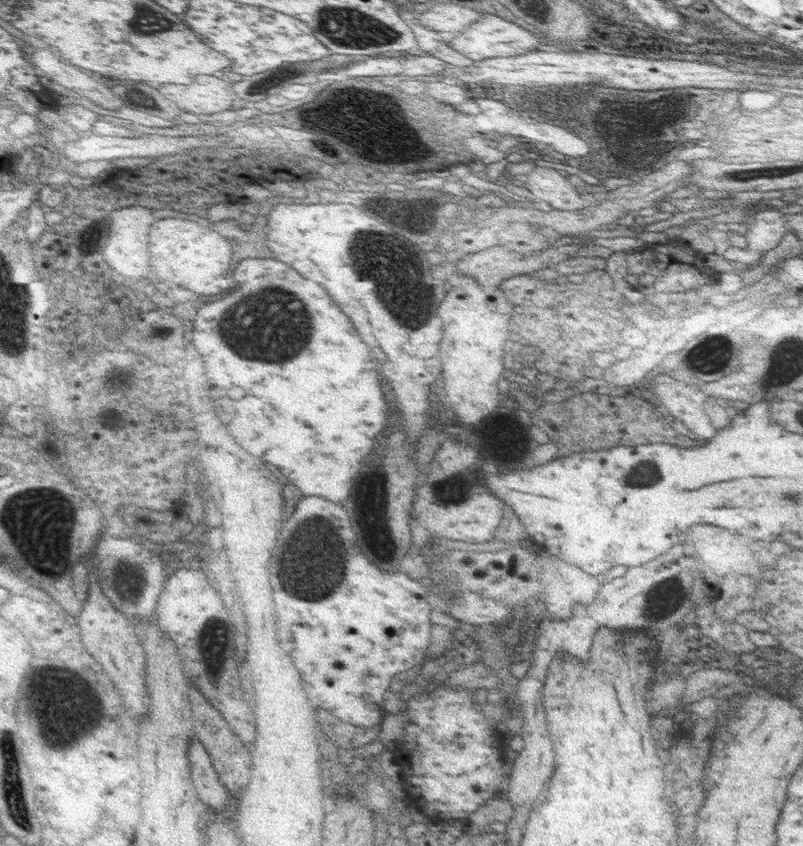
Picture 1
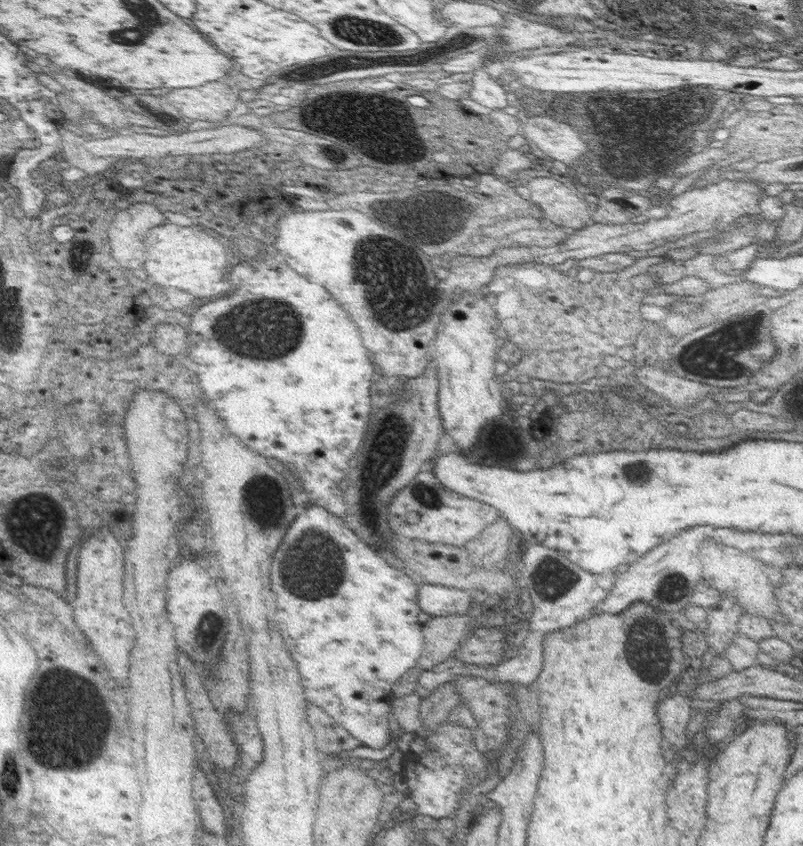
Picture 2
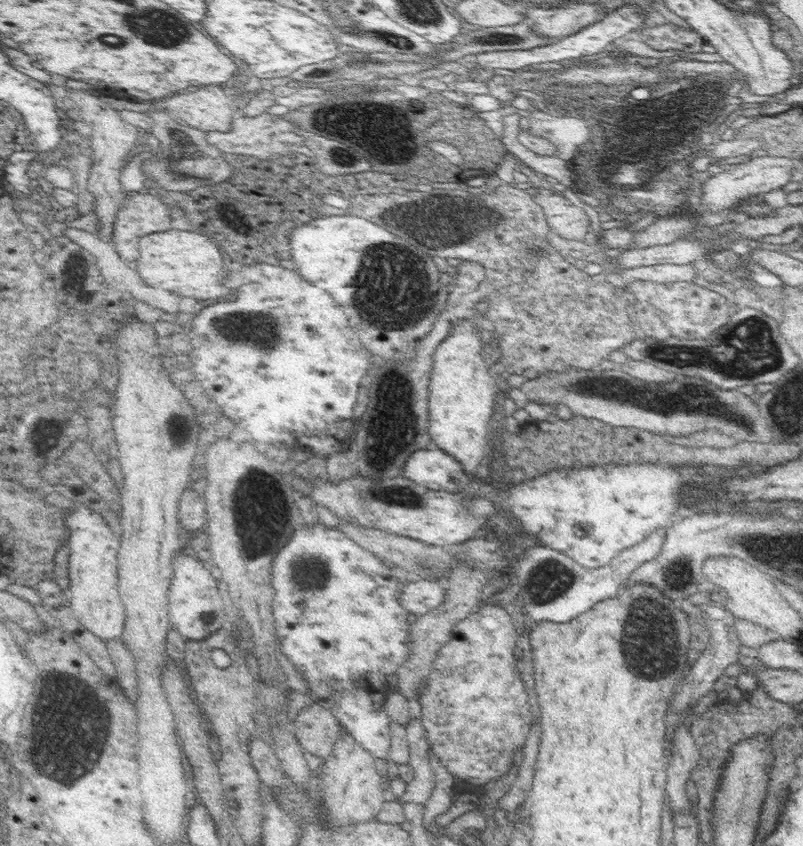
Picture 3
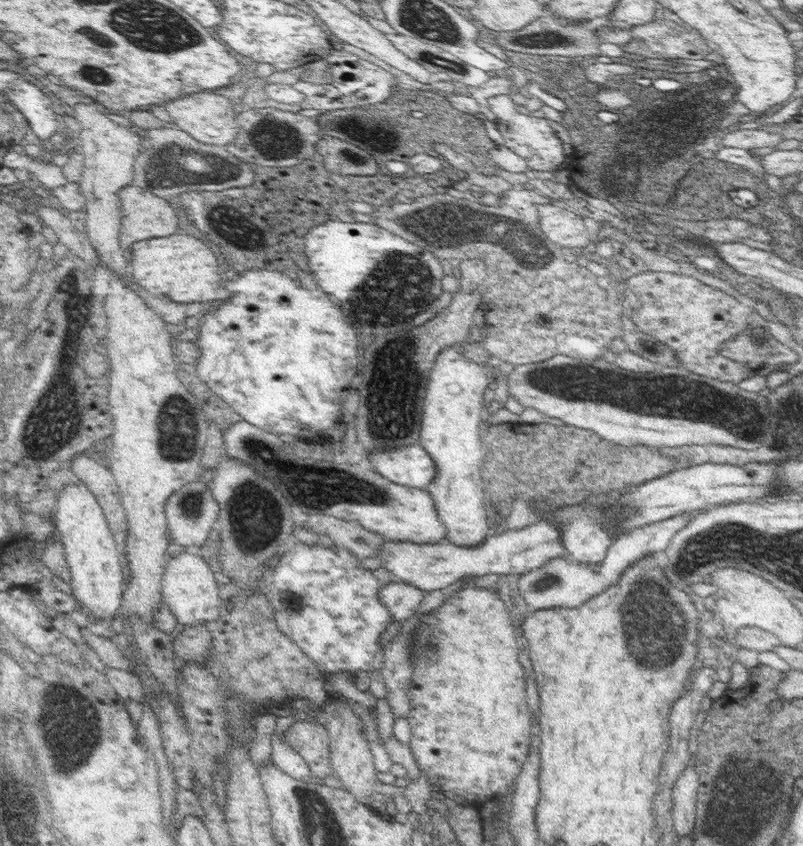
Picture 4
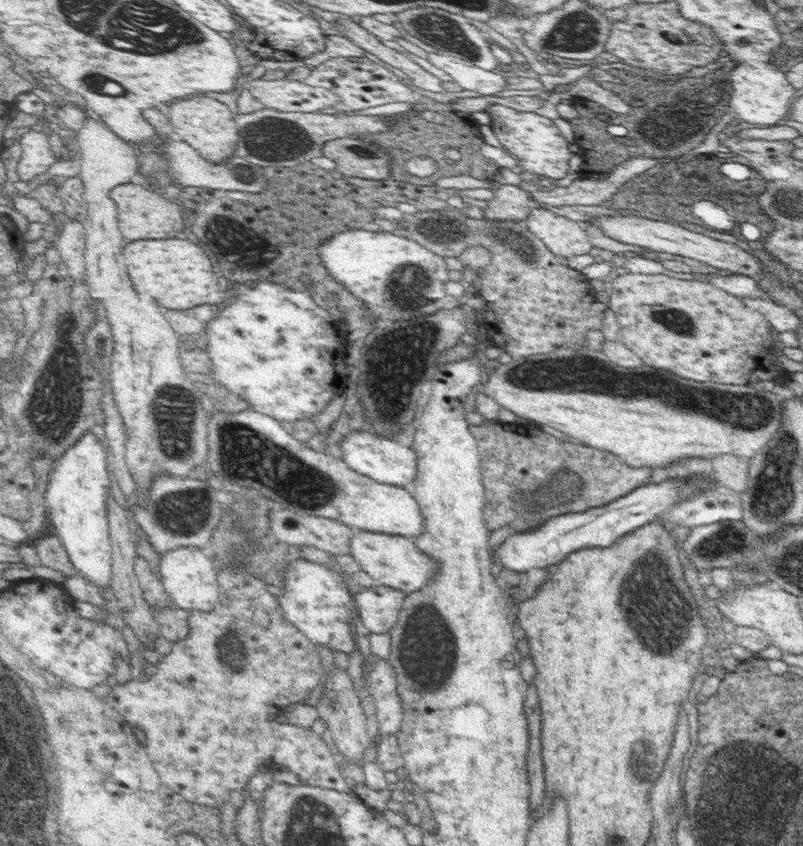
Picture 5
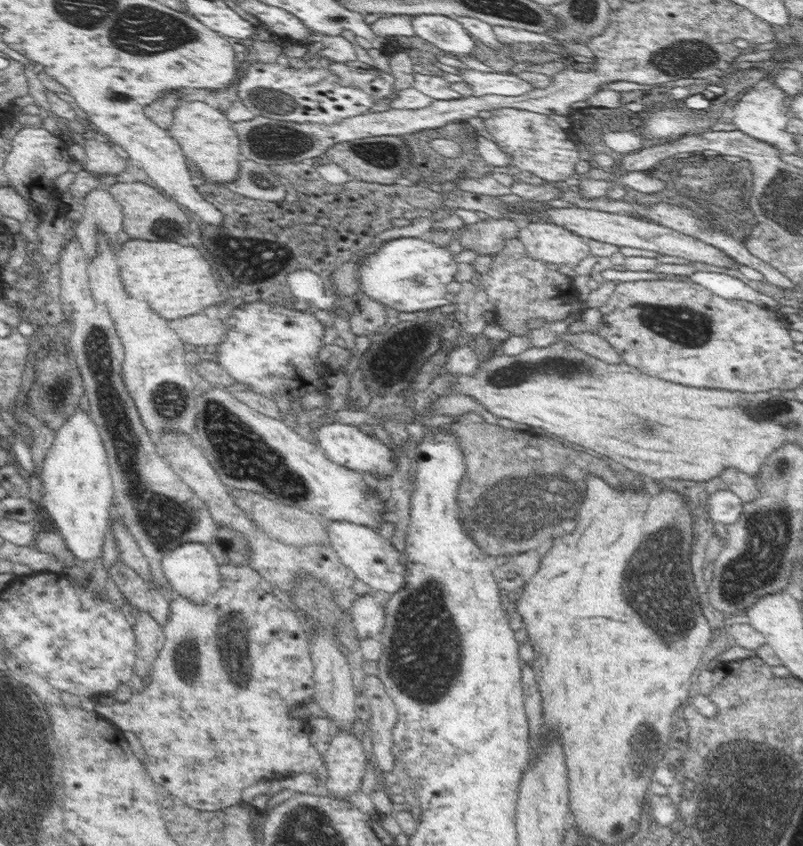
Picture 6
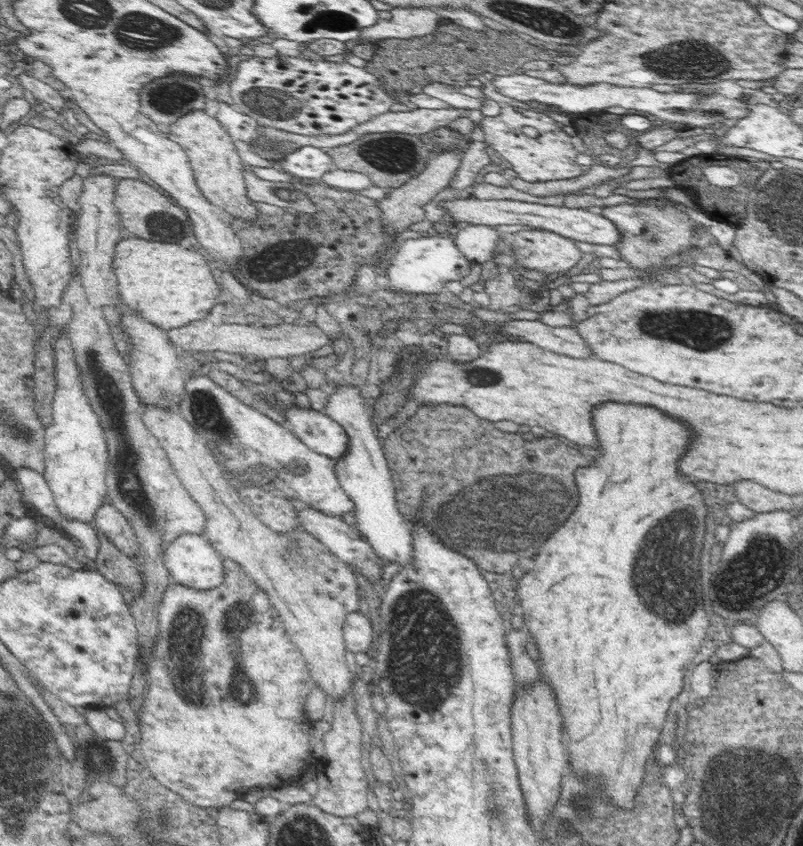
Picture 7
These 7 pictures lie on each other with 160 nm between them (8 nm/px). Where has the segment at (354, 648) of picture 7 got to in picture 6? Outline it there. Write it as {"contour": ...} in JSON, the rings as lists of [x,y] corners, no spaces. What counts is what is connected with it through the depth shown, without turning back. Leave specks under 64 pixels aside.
{"contour":[[[369,593],[358,596],[351,605],[349,616],[353,620],[358,640],[379,637],[384,626],[386,613]]]}

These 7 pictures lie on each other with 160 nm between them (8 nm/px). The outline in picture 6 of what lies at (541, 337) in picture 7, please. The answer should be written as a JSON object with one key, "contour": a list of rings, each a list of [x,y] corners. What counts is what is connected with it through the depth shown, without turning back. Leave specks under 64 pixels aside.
{"contour":[[[590,330],[586,332],[576,332],[576,334],[568,331],[565,335],[562,335],[559,340],[564,341],[564,343],[570,343],[570,345],[578,347],[580,351],[584,351],[584,353],[594,356],[608,364],[624,363],[622,357],[616,353],[616,349],[614,349],[606,339],[600,335],[596,335],[596,333],[592,333]]]}

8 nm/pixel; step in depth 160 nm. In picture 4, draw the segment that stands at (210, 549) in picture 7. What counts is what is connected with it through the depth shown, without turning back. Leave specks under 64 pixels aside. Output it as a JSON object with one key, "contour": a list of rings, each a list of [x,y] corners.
{"contour":[[[186,552],[176,553],[168,557],[166,570],[162,574],[163,602],[175,616],[179,626],[196,626],[213,620],[218,615],[220,600],[219,584],[214,579],[214,573],[205,561],[205,555],[196,556]]]}

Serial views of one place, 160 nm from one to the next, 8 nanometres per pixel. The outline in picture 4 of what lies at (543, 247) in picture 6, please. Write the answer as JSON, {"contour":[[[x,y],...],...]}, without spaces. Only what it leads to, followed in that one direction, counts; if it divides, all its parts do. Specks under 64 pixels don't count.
{"contour":[[[540,204],[537,209],[544,233],[542,238],[572,249],[586,248],[591,244],[582,216],[554,204]]]}

